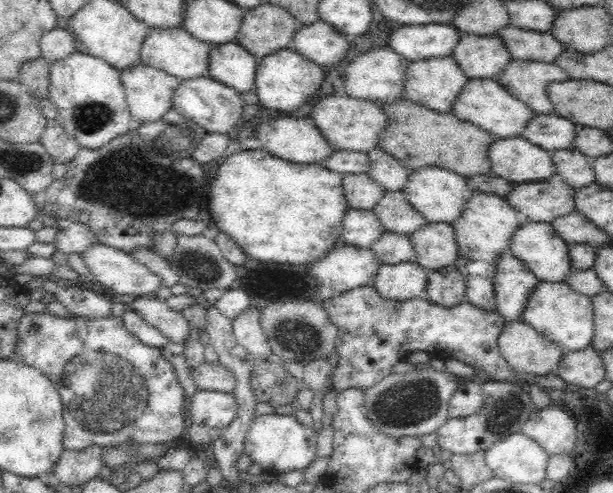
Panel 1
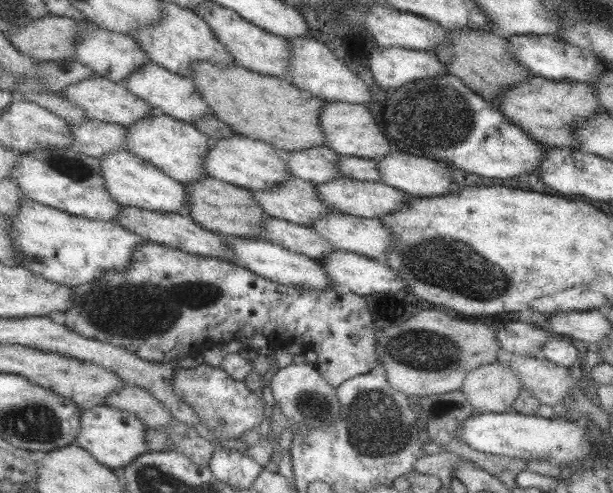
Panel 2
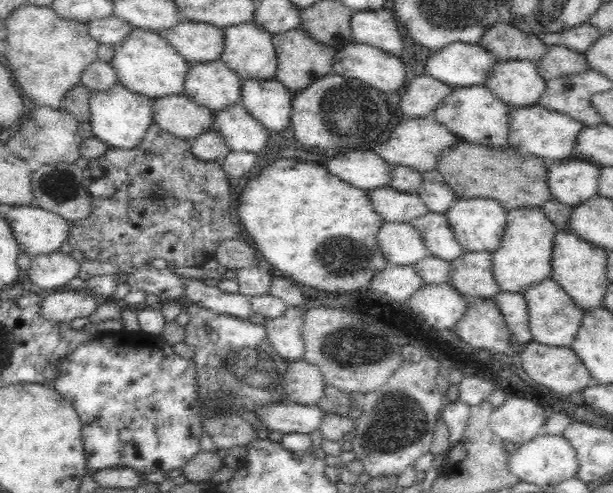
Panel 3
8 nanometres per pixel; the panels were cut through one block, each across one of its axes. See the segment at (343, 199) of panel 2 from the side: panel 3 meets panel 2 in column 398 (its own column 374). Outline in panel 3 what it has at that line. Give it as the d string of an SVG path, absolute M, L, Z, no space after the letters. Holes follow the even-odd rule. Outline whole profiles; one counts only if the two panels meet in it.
M384 186L366 192L374 212L384 220L384 224L410 224L412 220L428 214L428 206L418 194L398 192L396 188Z

